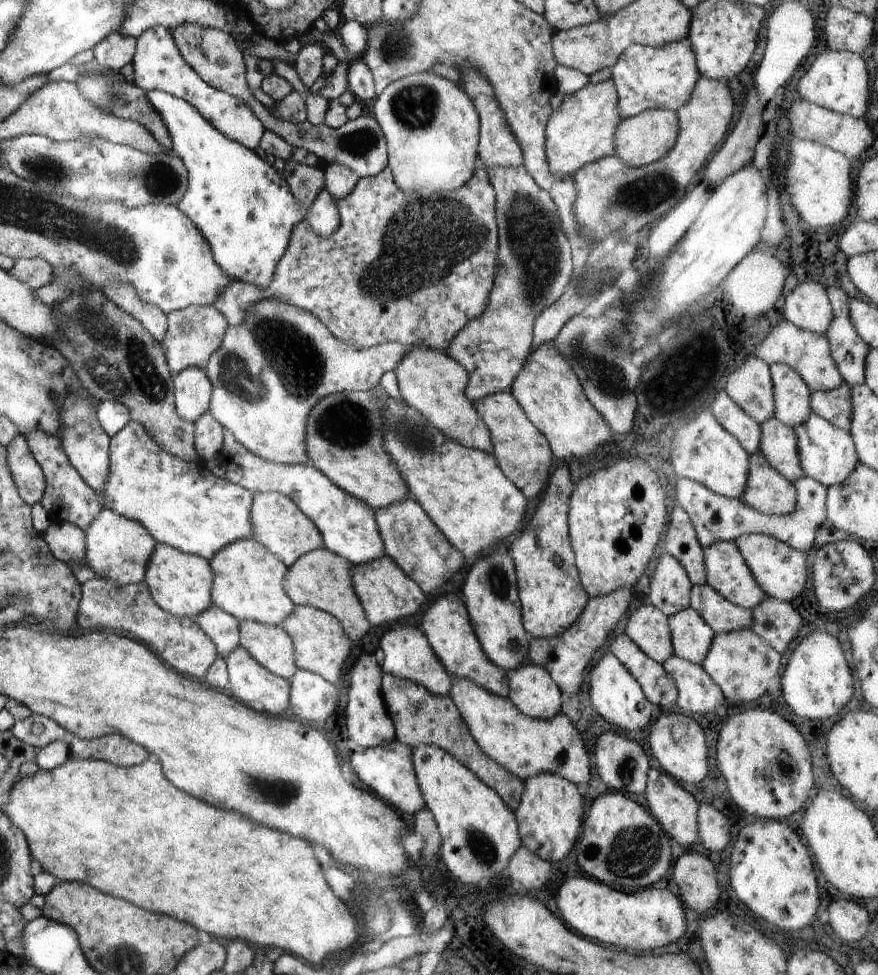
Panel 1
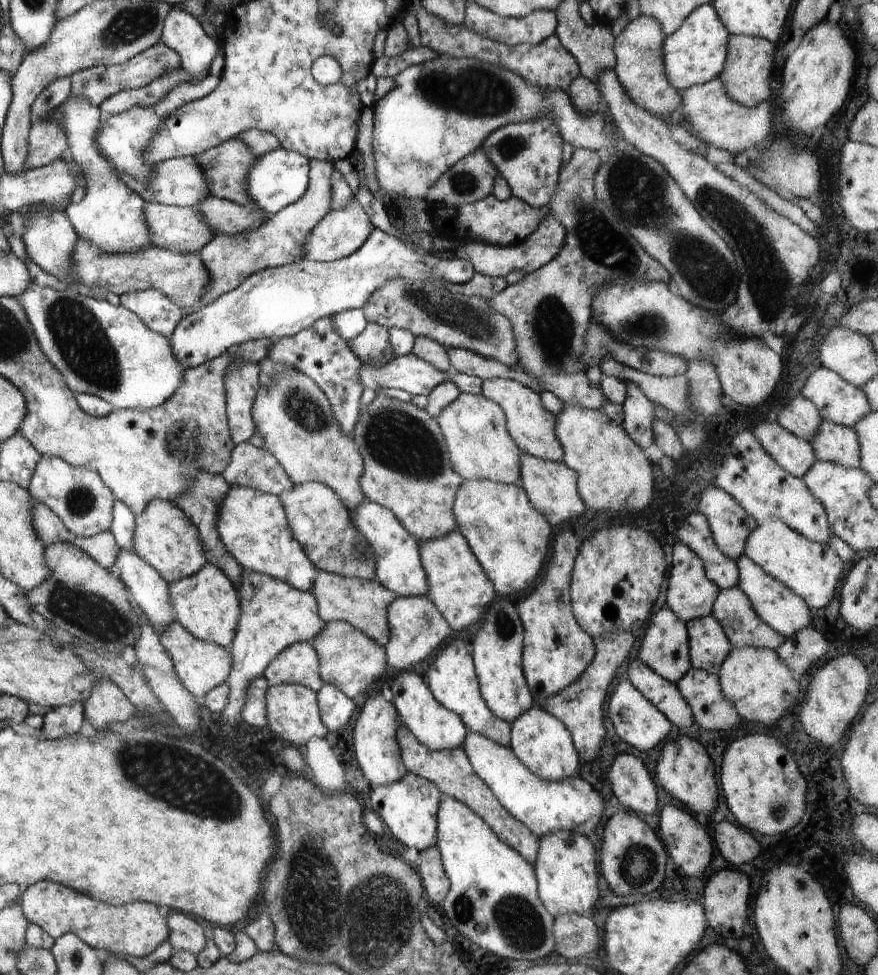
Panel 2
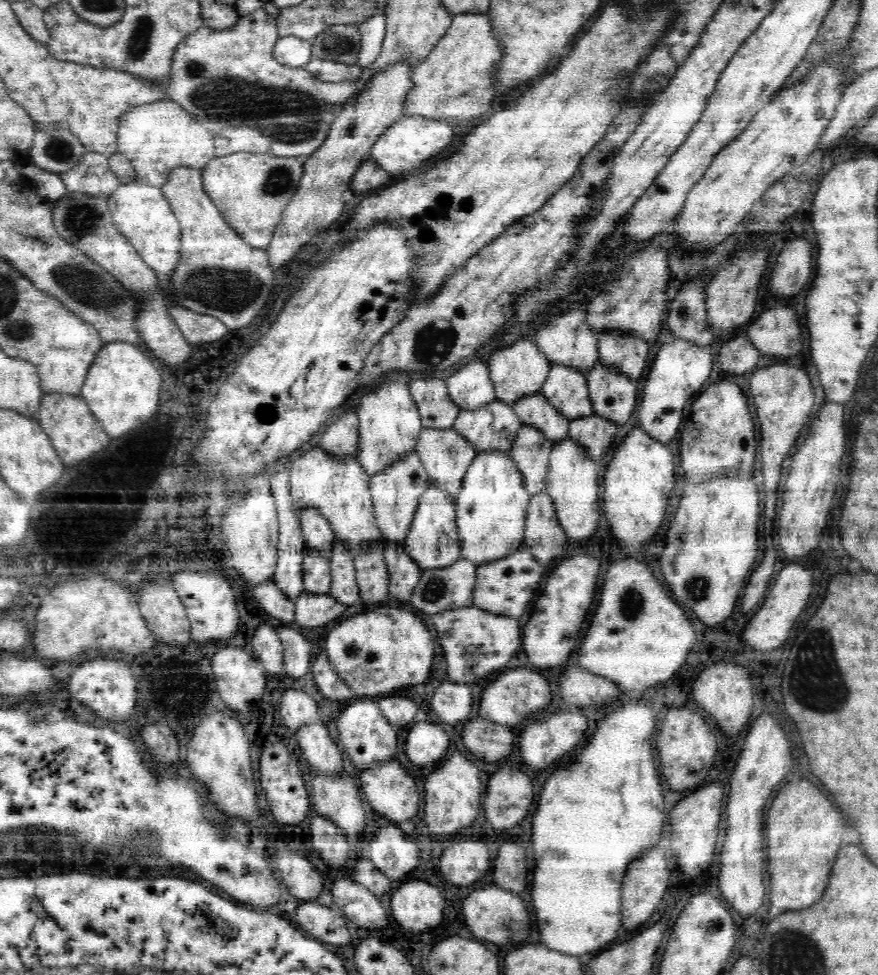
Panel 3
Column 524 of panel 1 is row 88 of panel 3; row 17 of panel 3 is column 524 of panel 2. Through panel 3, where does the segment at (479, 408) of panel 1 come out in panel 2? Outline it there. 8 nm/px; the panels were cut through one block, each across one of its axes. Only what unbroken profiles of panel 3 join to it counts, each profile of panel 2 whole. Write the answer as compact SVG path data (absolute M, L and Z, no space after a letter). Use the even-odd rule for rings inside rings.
M521 453L518 472L519 484L526 491L530 506L534 506L540 514L543 514L552 528L560 528L564 522L578 518L586 512L587 506L578 494L578 474L564 462L552 462Z

